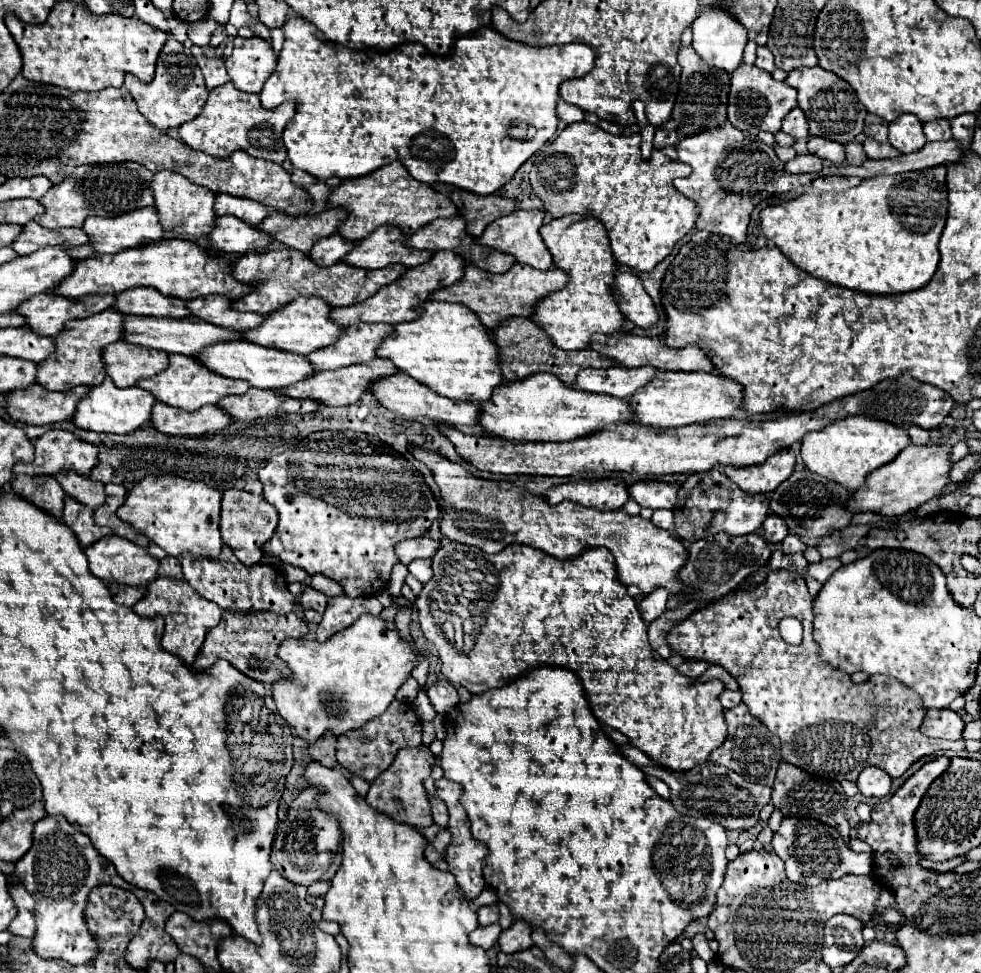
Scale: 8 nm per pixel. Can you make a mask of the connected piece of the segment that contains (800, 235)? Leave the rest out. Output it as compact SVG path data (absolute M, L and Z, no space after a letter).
M933 167L931 171L913 171L911 175L879 175L843 193L805 193L793 201L765 207L761 211L761 229L795 267L817 279L869 295L909 293L927 285L939 265L937 245L949 205L945 171L947 167Z

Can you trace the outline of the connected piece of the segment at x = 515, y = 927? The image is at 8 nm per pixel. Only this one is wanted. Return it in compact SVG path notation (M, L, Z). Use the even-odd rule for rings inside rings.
M517 919L507 931L501 931L499 935L499 945L503 953L517 953L533 945L531 941L531 925L523 919Z

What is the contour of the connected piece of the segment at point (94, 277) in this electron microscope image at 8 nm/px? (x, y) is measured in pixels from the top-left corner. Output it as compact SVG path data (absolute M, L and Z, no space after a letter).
M161 239L113 255L91 255L83 261L77 261L75 271L71 271L71 277L63 279L63 283L59 283L59 287L55 287L53 293L67 295L67 299L75 299L75 297L85 297L95 293L119 295L121 291L133 287L153 287L167 297L177 297L183 301L205 297L211 293L235 301L243 297L247 291L251 291L251 287L233 279L231 269L223 265L219 257L207 255L207 251L197 247L195 243L183 239Z

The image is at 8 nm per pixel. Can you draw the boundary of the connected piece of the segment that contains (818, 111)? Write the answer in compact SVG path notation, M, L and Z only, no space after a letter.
M821 67L811 69L795 69L785 79L793 89L797 89L797 105L803 109L809 121L809 135L811 137L825 137L837 141L841 145L851 143L861 131L865 121L865 107L859 105L853 95L849 93L849 85L839 79L835 73L825 71Z

